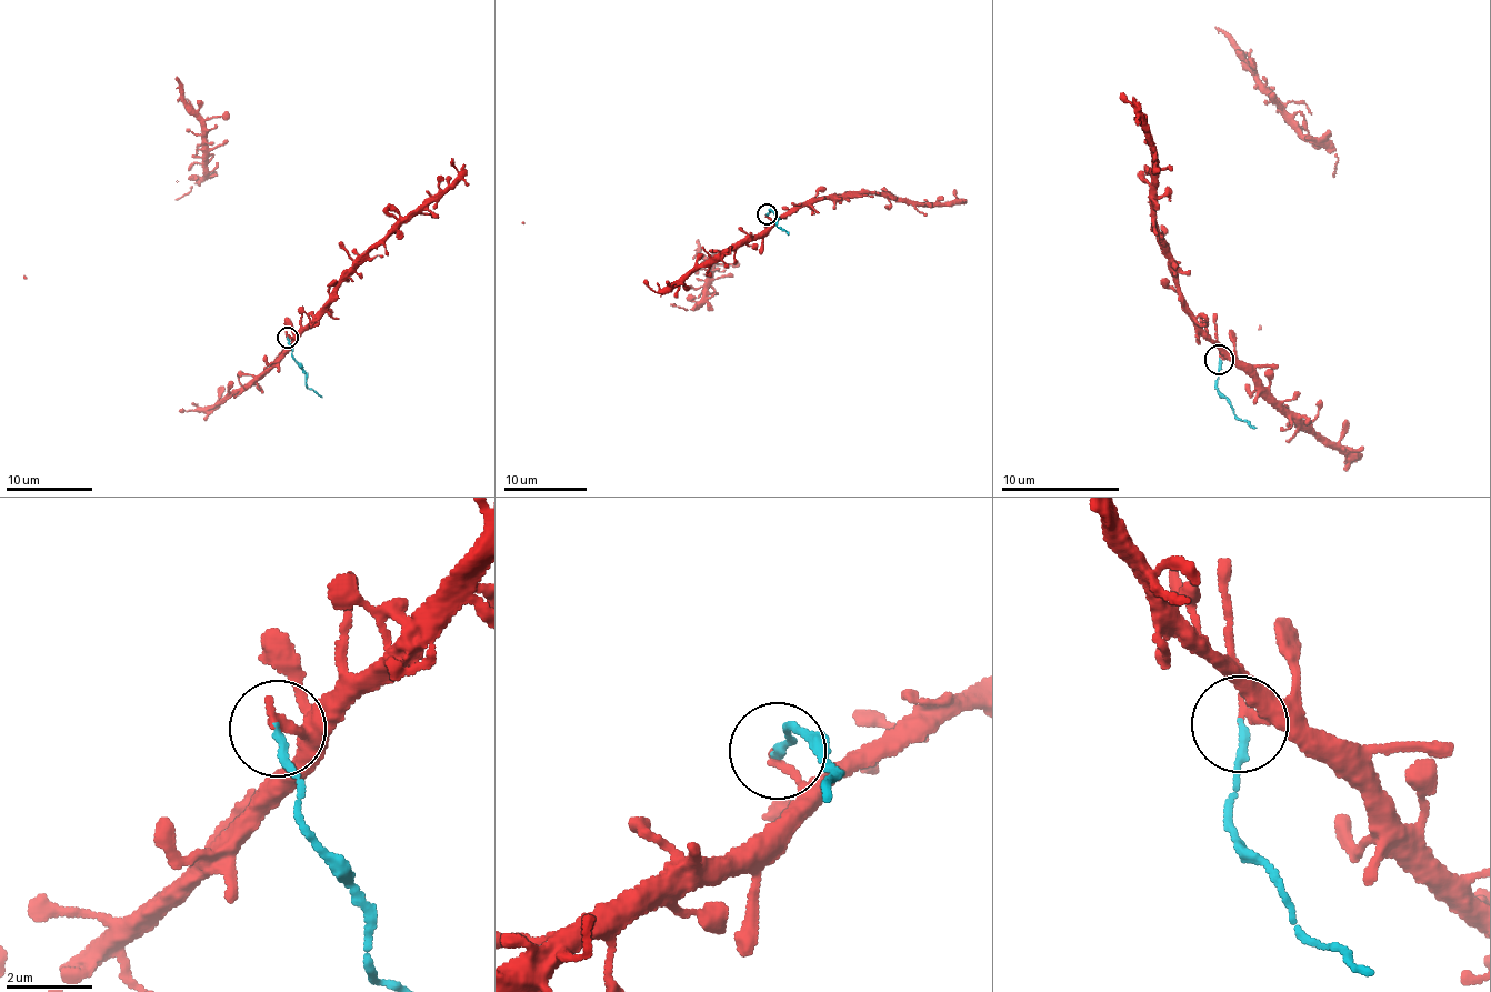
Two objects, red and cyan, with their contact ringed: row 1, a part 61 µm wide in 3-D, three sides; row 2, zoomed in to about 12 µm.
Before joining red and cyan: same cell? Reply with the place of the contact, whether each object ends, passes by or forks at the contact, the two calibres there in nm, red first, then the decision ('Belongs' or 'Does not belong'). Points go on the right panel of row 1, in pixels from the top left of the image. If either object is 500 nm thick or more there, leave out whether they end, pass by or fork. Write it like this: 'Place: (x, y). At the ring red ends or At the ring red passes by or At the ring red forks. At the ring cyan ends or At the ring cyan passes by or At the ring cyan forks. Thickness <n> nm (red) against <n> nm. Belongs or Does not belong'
Place: (1219, 359). At the ring red ends. At the ring cyan ends. Thickness 240 nm (red) against 190 nm. Does not belong

